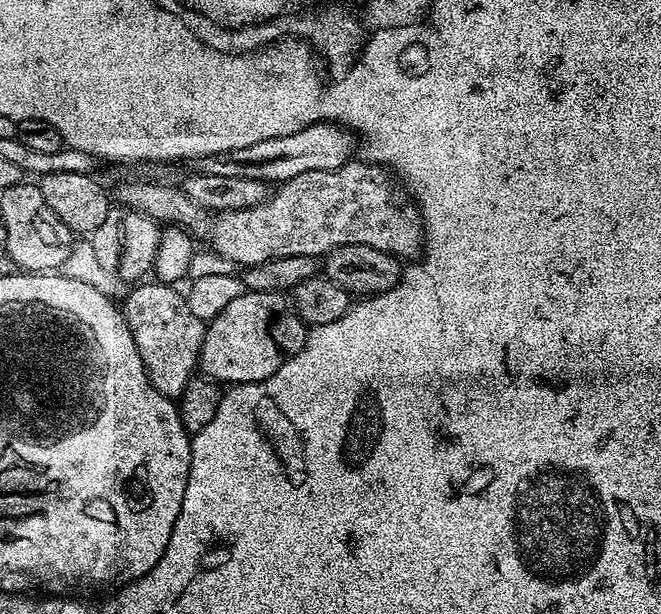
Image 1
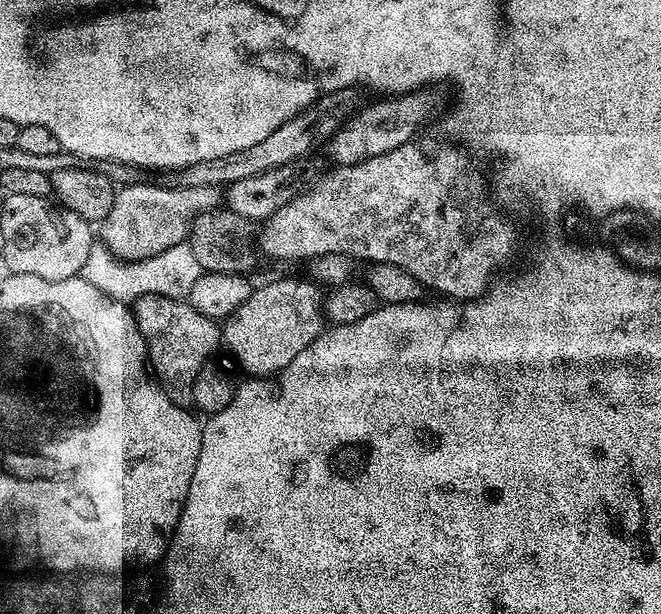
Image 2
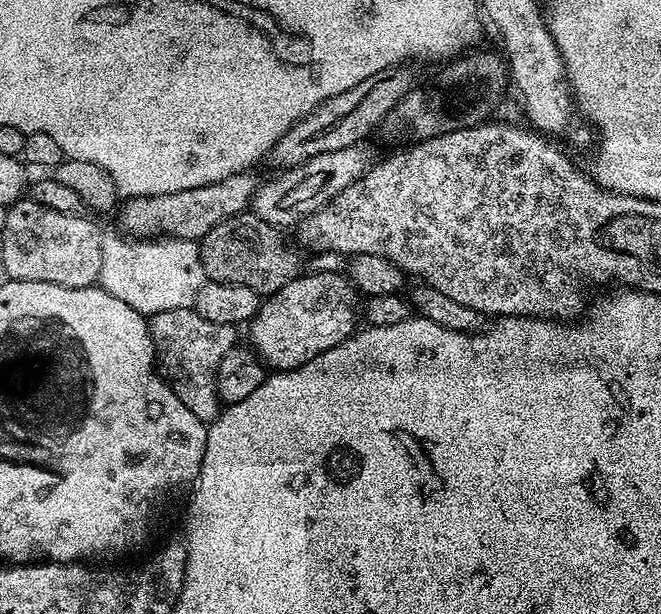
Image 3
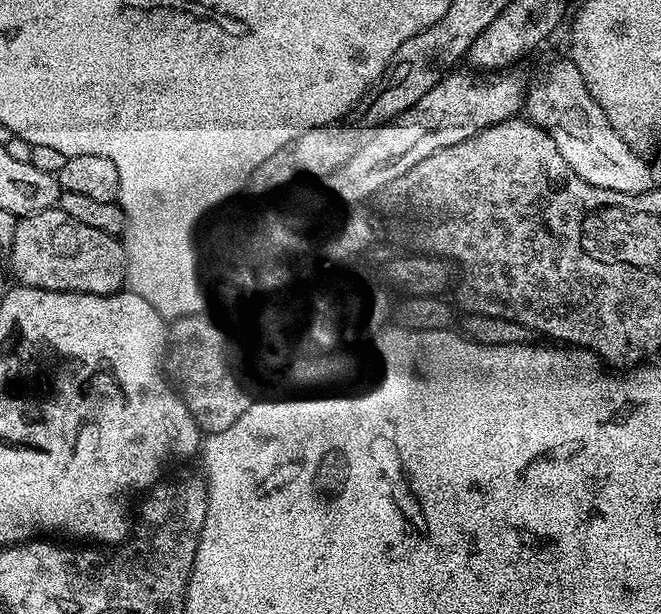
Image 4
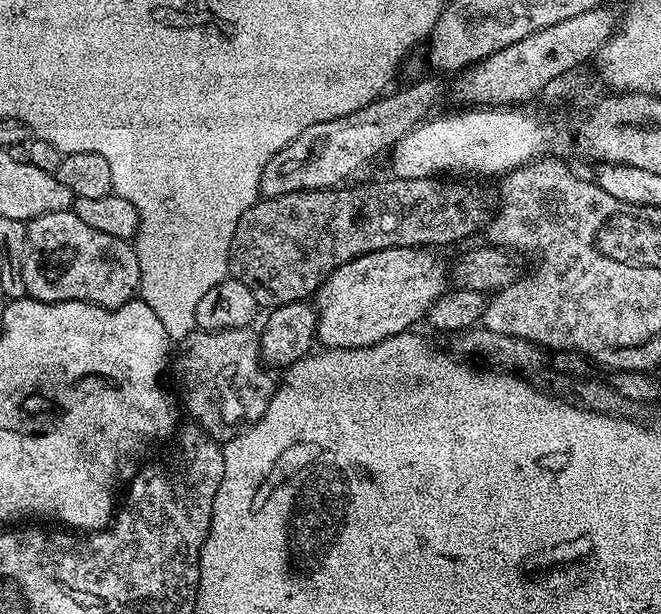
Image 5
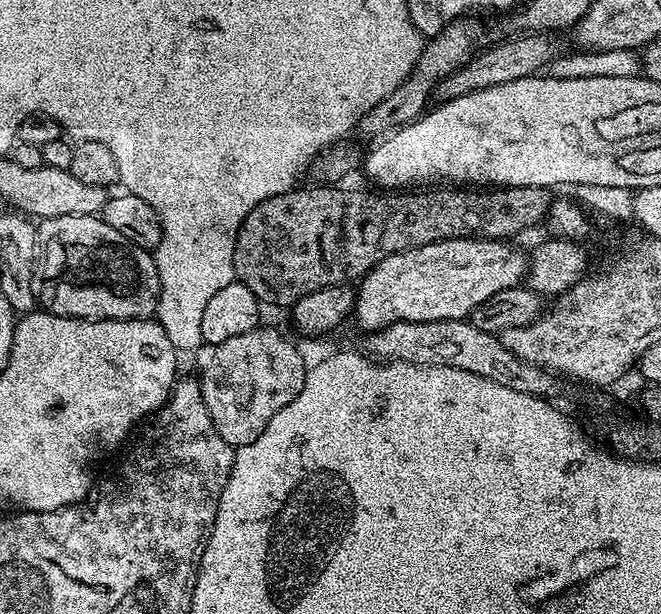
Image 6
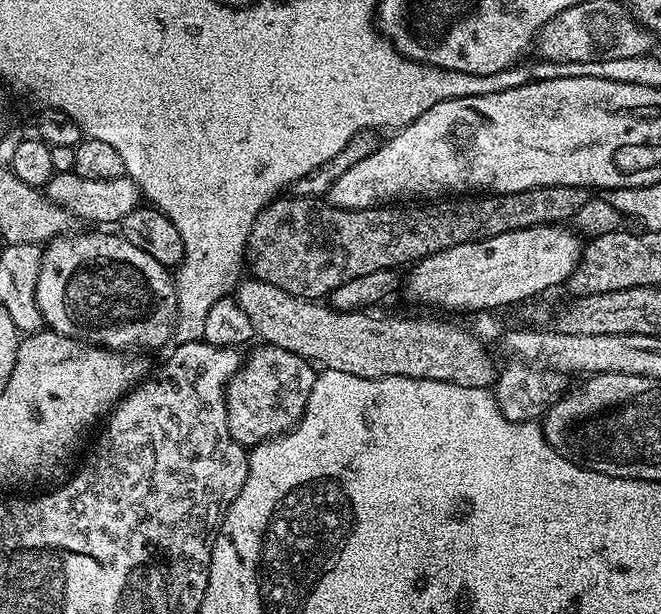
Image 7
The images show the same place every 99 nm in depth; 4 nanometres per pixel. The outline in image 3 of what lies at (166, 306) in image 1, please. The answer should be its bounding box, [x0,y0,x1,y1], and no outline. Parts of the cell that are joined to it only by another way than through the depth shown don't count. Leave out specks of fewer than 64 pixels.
[148,307,237,422]

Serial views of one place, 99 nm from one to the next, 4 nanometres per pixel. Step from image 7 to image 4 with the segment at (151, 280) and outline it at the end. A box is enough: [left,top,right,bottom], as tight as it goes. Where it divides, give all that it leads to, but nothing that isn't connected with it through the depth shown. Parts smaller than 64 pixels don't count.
[10,206,126,296]

